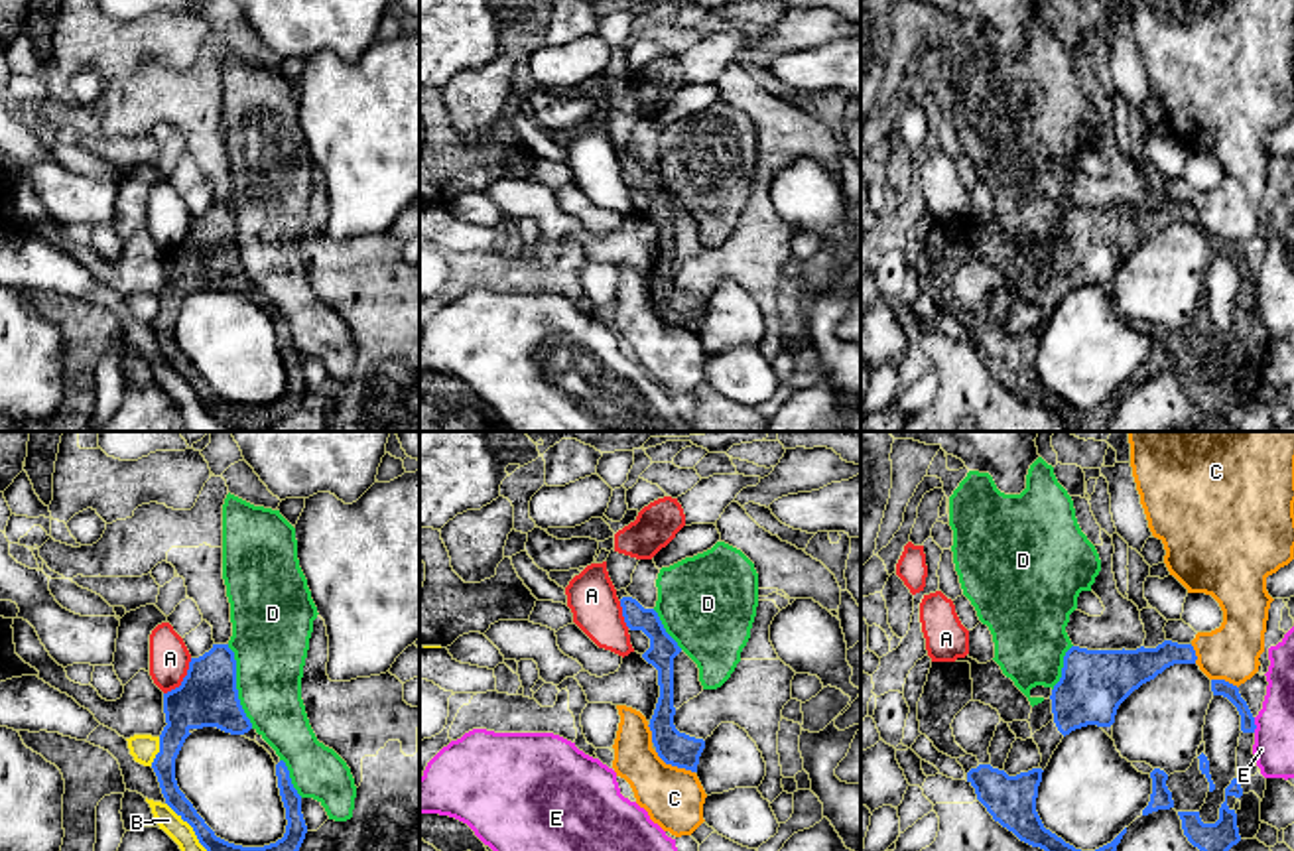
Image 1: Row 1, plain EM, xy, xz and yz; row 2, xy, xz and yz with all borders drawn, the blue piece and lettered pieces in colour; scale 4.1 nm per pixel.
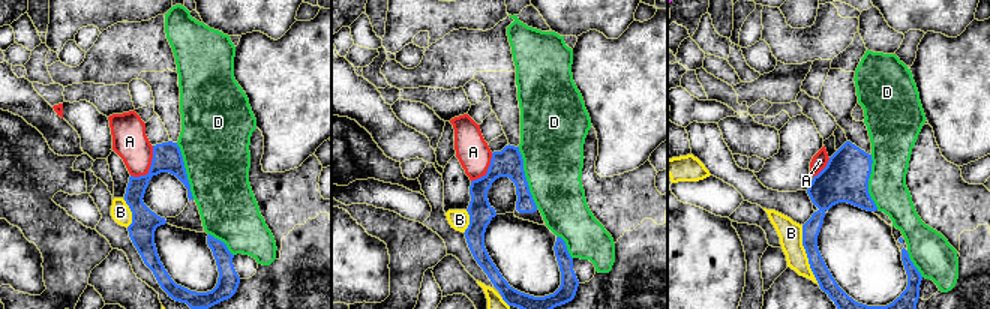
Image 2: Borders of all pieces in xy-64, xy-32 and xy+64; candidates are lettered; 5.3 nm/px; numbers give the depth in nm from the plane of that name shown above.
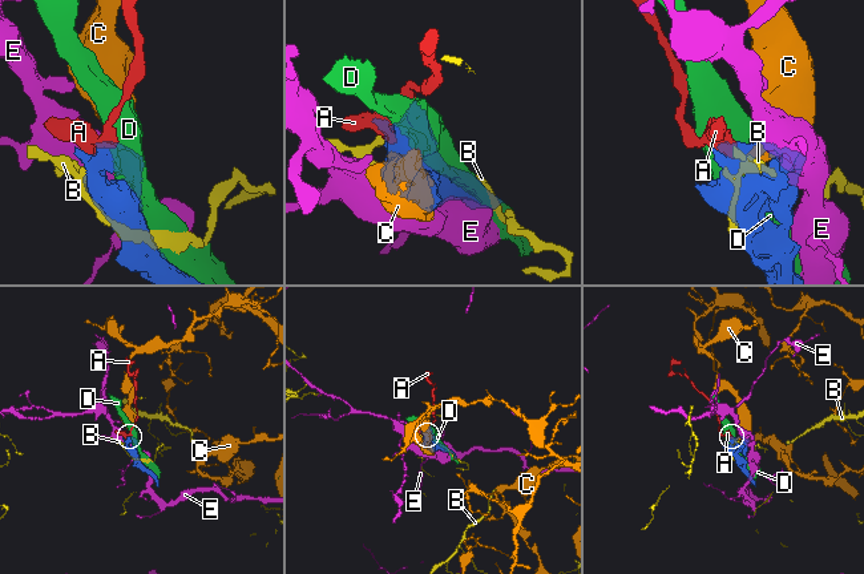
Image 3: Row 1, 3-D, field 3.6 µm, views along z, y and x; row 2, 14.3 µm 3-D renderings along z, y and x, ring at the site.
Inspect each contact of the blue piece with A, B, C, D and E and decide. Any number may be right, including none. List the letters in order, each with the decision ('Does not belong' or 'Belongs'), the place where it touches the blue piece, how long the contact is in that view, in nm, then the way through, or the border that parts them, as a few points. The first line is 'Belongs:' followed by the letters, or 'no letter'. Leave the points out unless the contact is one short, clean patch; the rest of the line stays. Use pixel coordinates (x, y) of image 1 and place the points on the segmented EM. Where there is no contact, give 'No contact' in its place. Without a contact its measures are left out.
Belongs: no letter
A: Does not belong. Touches blue at xy (184, 680). Shared border 190 nm. Boundary: xy (192, 658), (184, 680), (164, 694)
B: Does not belong. Touches blue at xy (190, 824). Shared border 260 nm
C: Does not belong. Touches blue at xz (674, 765). Shared border 190 nm. Boundary: xz (654, 751), (666, 763), (694, 773)
D: Does not belong. Touches blue at xy (235, 686). Shared border 360 nm
E: Does not belong. Touches blue at yz (1255, 725). Shared border 60 nm

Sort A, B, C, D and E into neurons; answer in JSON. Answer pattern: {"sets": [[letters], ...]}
{"sets": [["A"], ["B"], ["C"], ["D"], ["E"]]}

